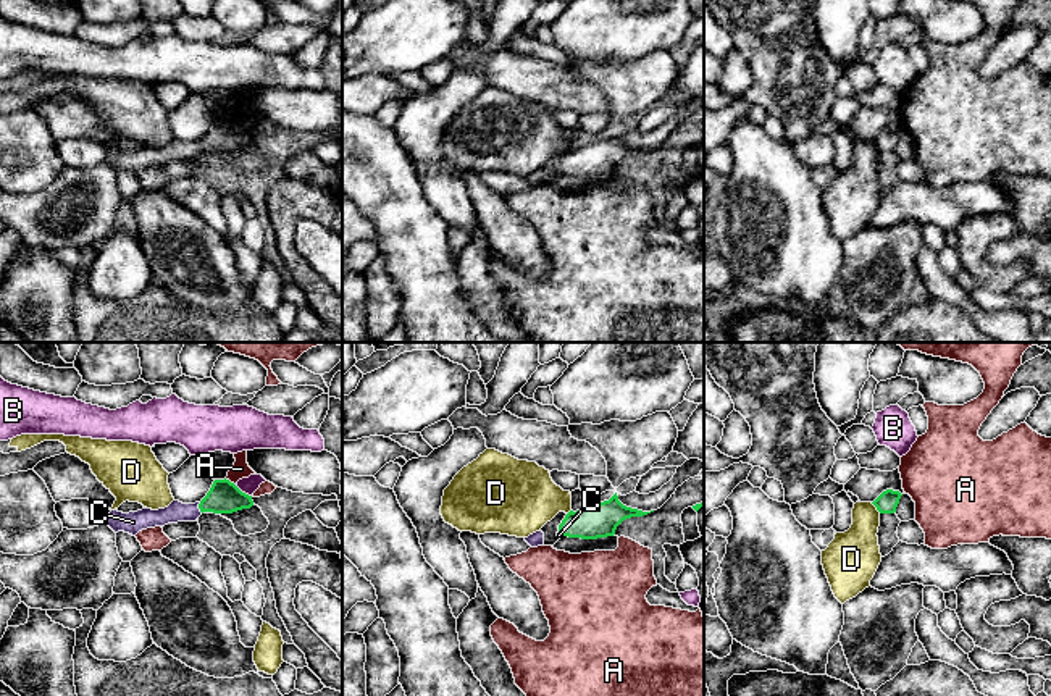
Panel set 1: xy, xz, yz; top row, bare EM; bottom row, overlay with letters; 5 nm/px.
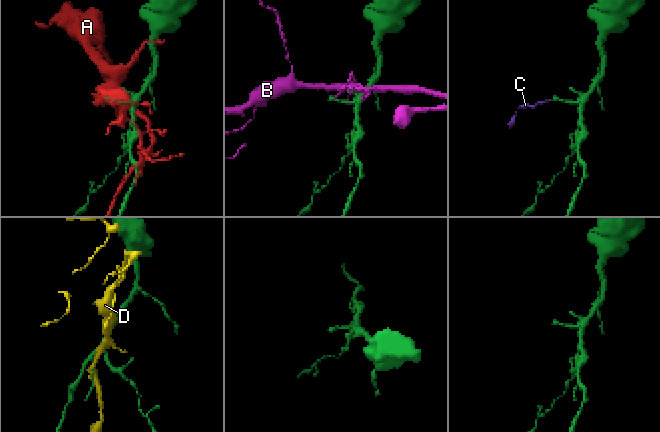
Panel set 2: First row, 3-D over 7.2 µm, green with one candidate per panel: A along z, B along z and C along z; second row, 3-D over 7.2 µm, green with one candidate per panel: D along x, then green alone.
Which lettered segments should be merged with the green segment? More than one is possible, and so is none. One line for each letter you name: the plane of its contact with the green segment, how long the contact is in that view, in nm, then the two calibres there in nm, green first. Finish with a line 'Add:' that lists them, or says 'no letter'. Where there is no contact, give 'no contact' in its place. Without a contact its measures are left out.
C: xy | 60 nm | 160/100 nm
Add: C

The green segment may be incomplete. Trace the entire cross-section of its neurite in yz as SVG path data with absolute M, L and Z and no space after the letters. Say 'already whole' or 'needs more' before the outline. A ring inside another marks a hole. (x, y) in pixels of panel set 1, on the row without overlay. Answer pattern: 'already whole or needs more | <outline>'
already whole | M886 128L872 142L880 152L894 152L901 134L899 129Z

